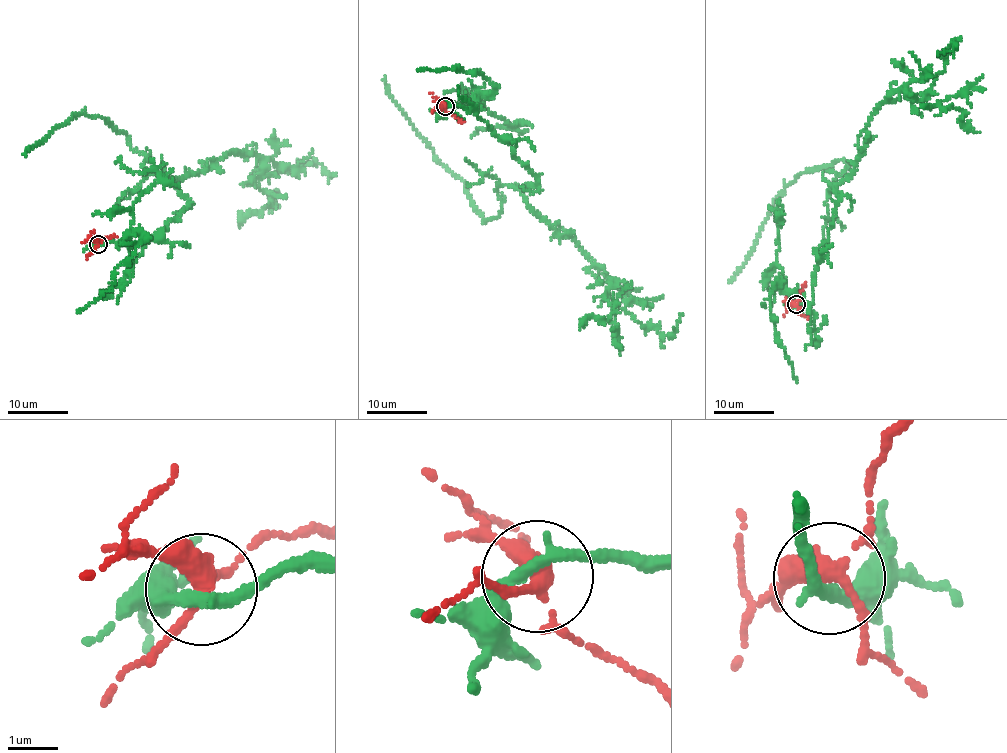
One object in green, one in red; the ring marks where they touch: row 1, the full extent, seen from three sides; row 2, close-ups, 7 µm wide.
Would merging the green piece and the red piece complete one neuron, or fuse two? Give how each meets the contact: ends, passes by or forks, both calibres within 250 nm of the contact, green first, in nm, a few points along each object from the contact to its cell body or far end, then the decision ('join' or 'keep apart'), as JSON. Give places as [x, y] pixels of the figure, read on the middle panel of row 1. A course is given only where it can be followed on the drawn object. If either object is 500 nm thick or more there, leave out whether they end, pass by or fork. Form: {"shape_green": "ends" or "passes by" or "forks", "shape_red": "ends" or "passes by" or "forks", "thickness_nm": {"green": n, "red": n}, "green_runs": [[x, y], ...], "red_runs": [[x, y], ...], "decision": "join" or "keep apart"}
{"shape_green": "passes by", "shape_red": "forks", "thickness_nm": {"green": 240, "red": 280}, "green_runs": [[444, 105], [476, 101], [478, 118], [537, 183], [497, 187], [501, 208], [487, 221], [385, 76]], "red_runs": [[444, 106], [454, 117], [465, 121]], "decision": "keep apart"}

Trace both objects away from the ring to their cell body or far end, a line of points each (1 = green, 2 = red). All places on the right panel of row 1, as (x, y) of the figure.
1: (795, 305), (788, 292), (812, 300), (840, 198), (829, 185), (850, 166), (841, 160), (785, 186), (729, 281)
2: (795, 304), (804, 282)

